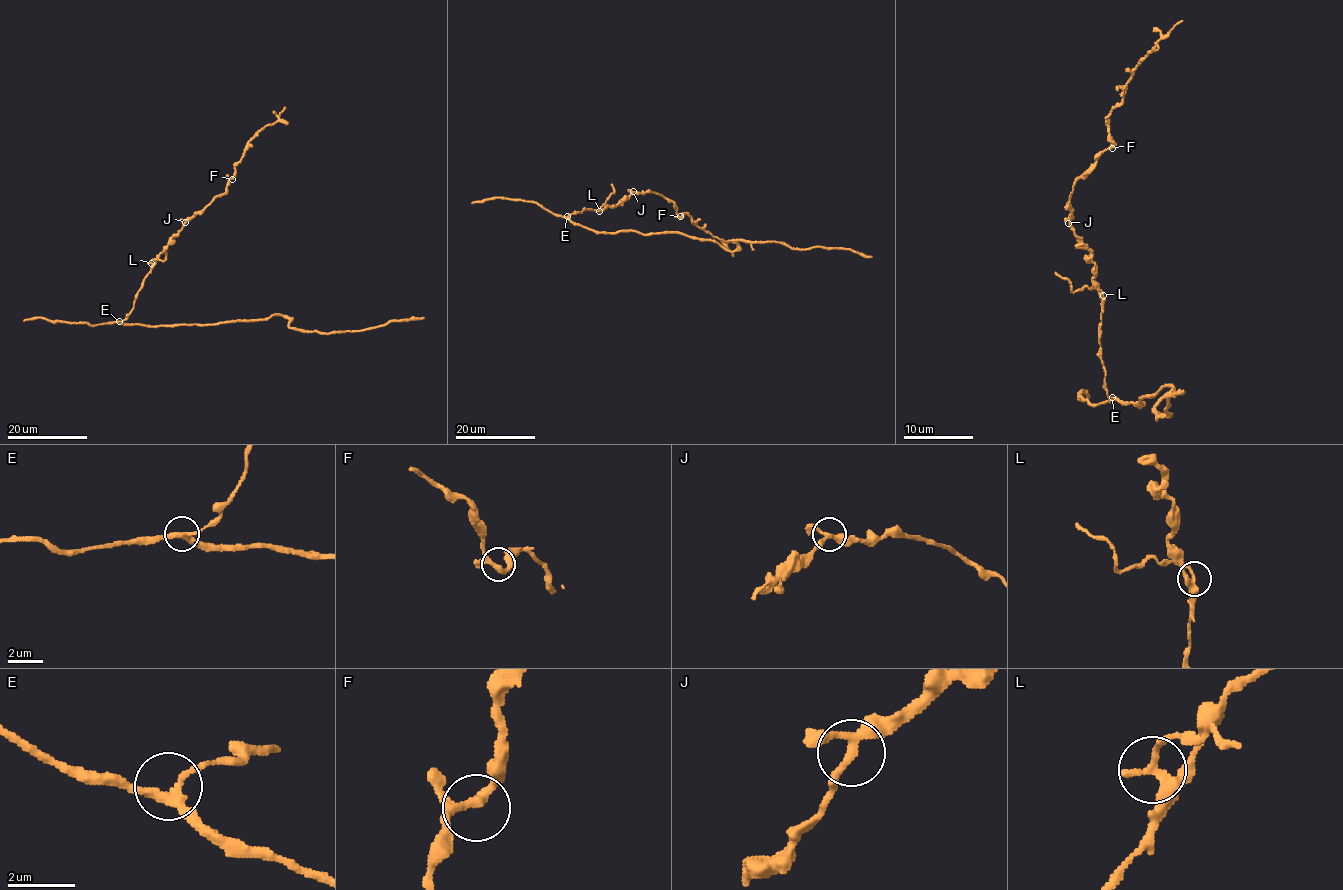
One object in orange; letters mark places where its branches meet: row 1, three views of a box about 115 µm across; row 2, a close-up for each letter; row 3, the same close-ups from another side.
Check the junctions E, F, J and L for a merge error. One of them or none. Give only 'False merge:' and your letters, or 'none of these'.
False merge: L

